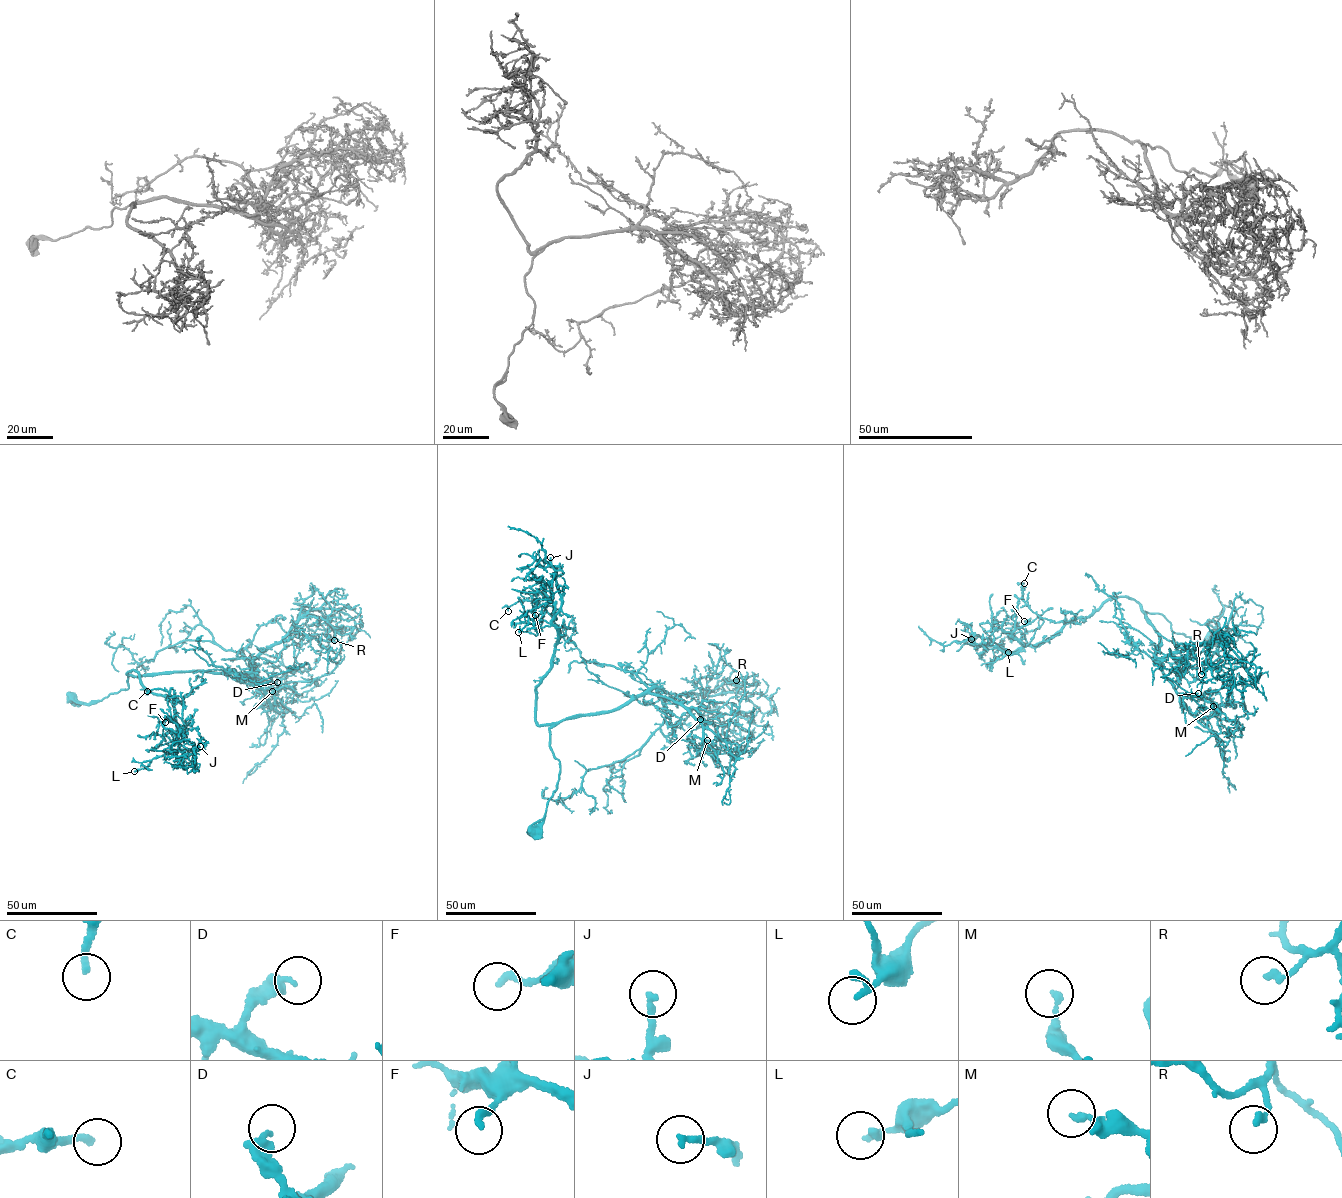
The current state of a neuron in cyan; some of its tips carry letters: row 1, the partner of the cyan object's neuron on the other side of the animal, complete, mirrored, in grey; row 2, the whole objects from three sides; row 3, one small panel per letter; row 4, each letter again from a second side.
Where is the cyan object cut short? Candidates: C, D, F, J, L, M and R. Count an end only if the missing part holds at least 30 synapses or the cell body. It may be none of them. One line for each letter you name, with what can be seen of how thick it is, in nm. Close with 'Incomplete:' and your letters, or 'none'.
C: 190 nm
J: 190 nm
Incomplete: C, J

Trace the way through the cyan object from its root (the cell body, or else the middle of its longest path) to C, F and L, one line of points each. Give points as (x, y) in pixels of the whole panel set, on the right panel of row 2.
C: (1215, 634), (1195, 642), (1126, 597), (1109, 598), (1086, 617), (1054, 622), (1026, 604), (1024, 583)
F: (1215, 634), (1195, 642), (1126, 597), (1109, 598), (1034, 646), (1012, 635), (1024, 621)
L: (1215, 634), (1195, 642), (1172, 631), (1161, 614), (1120, 597), (1034, 646), (1010, 652), (1000, 643), (1008, 652)

